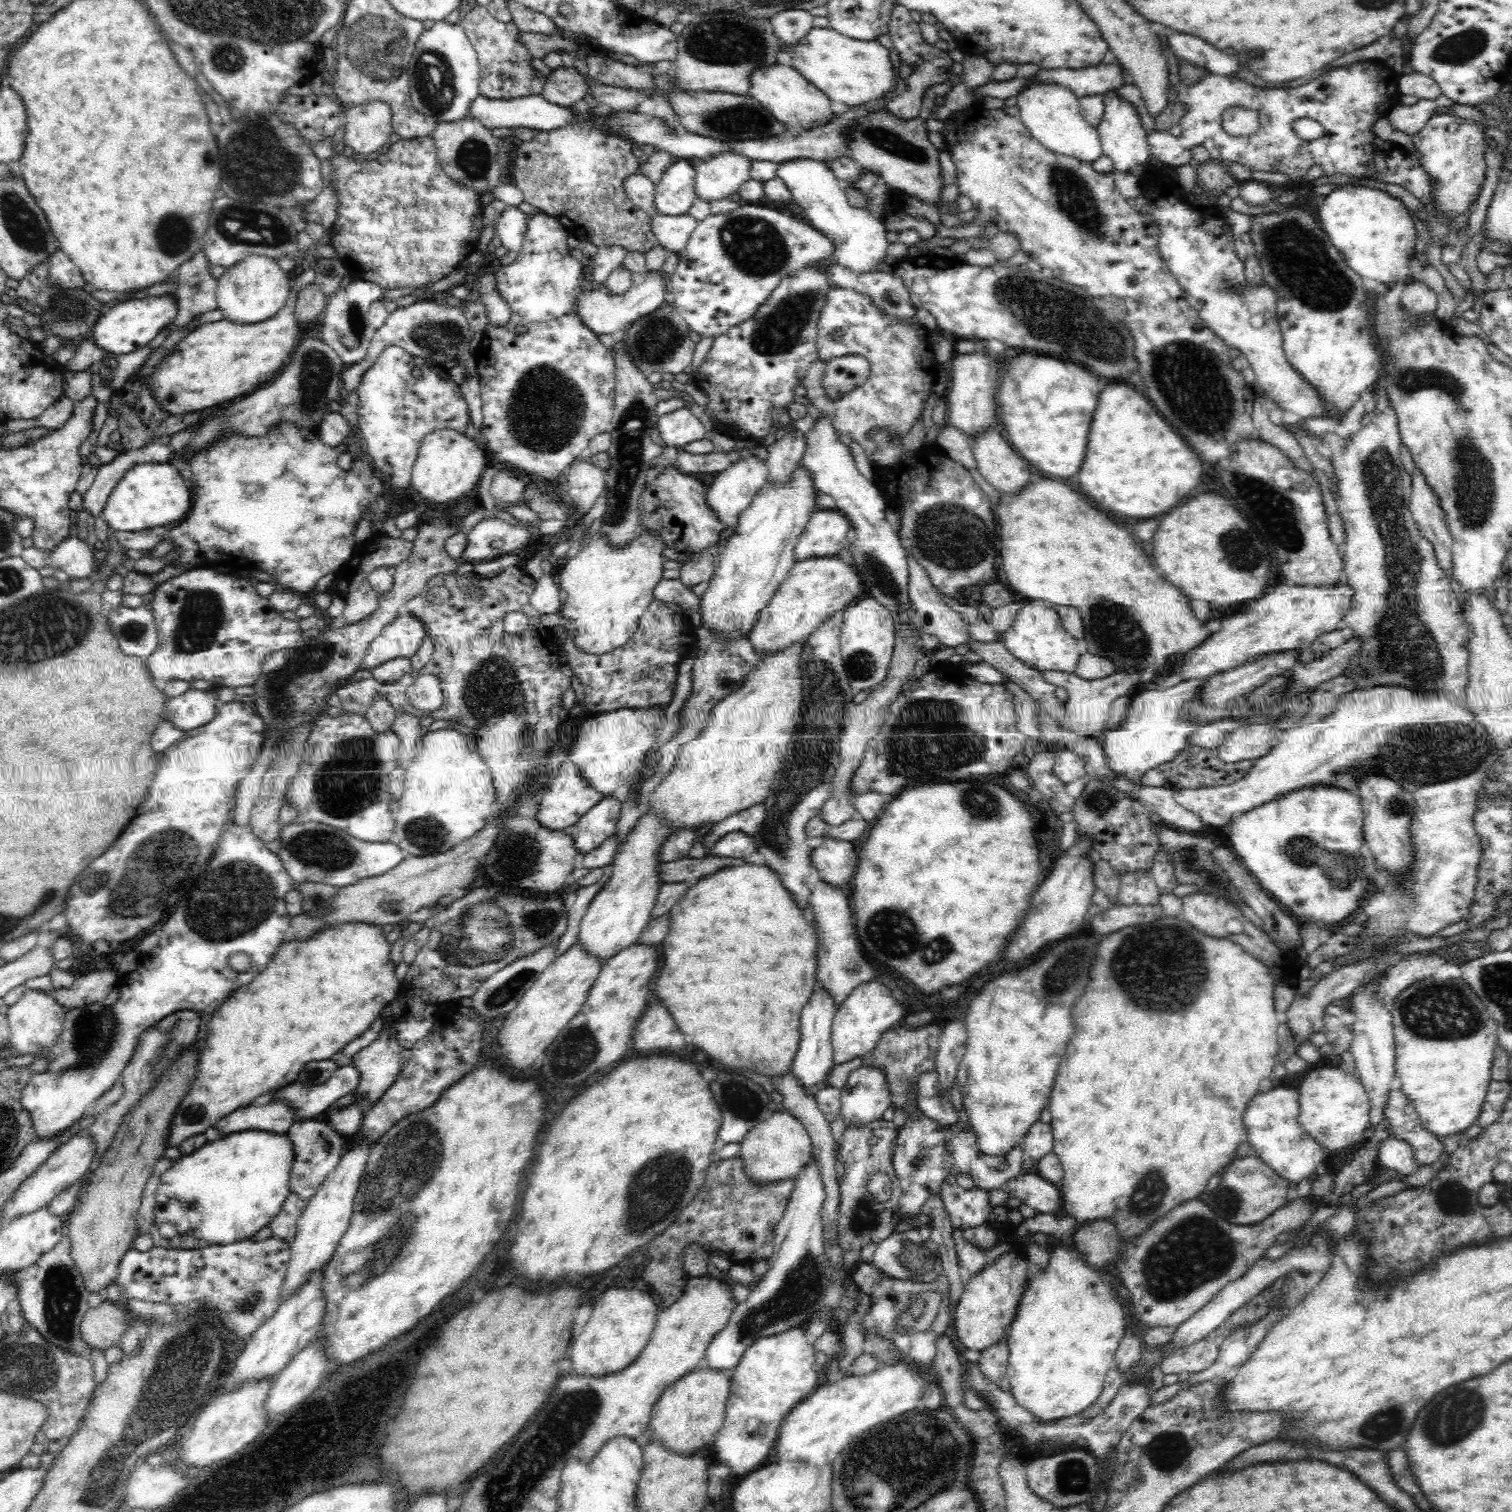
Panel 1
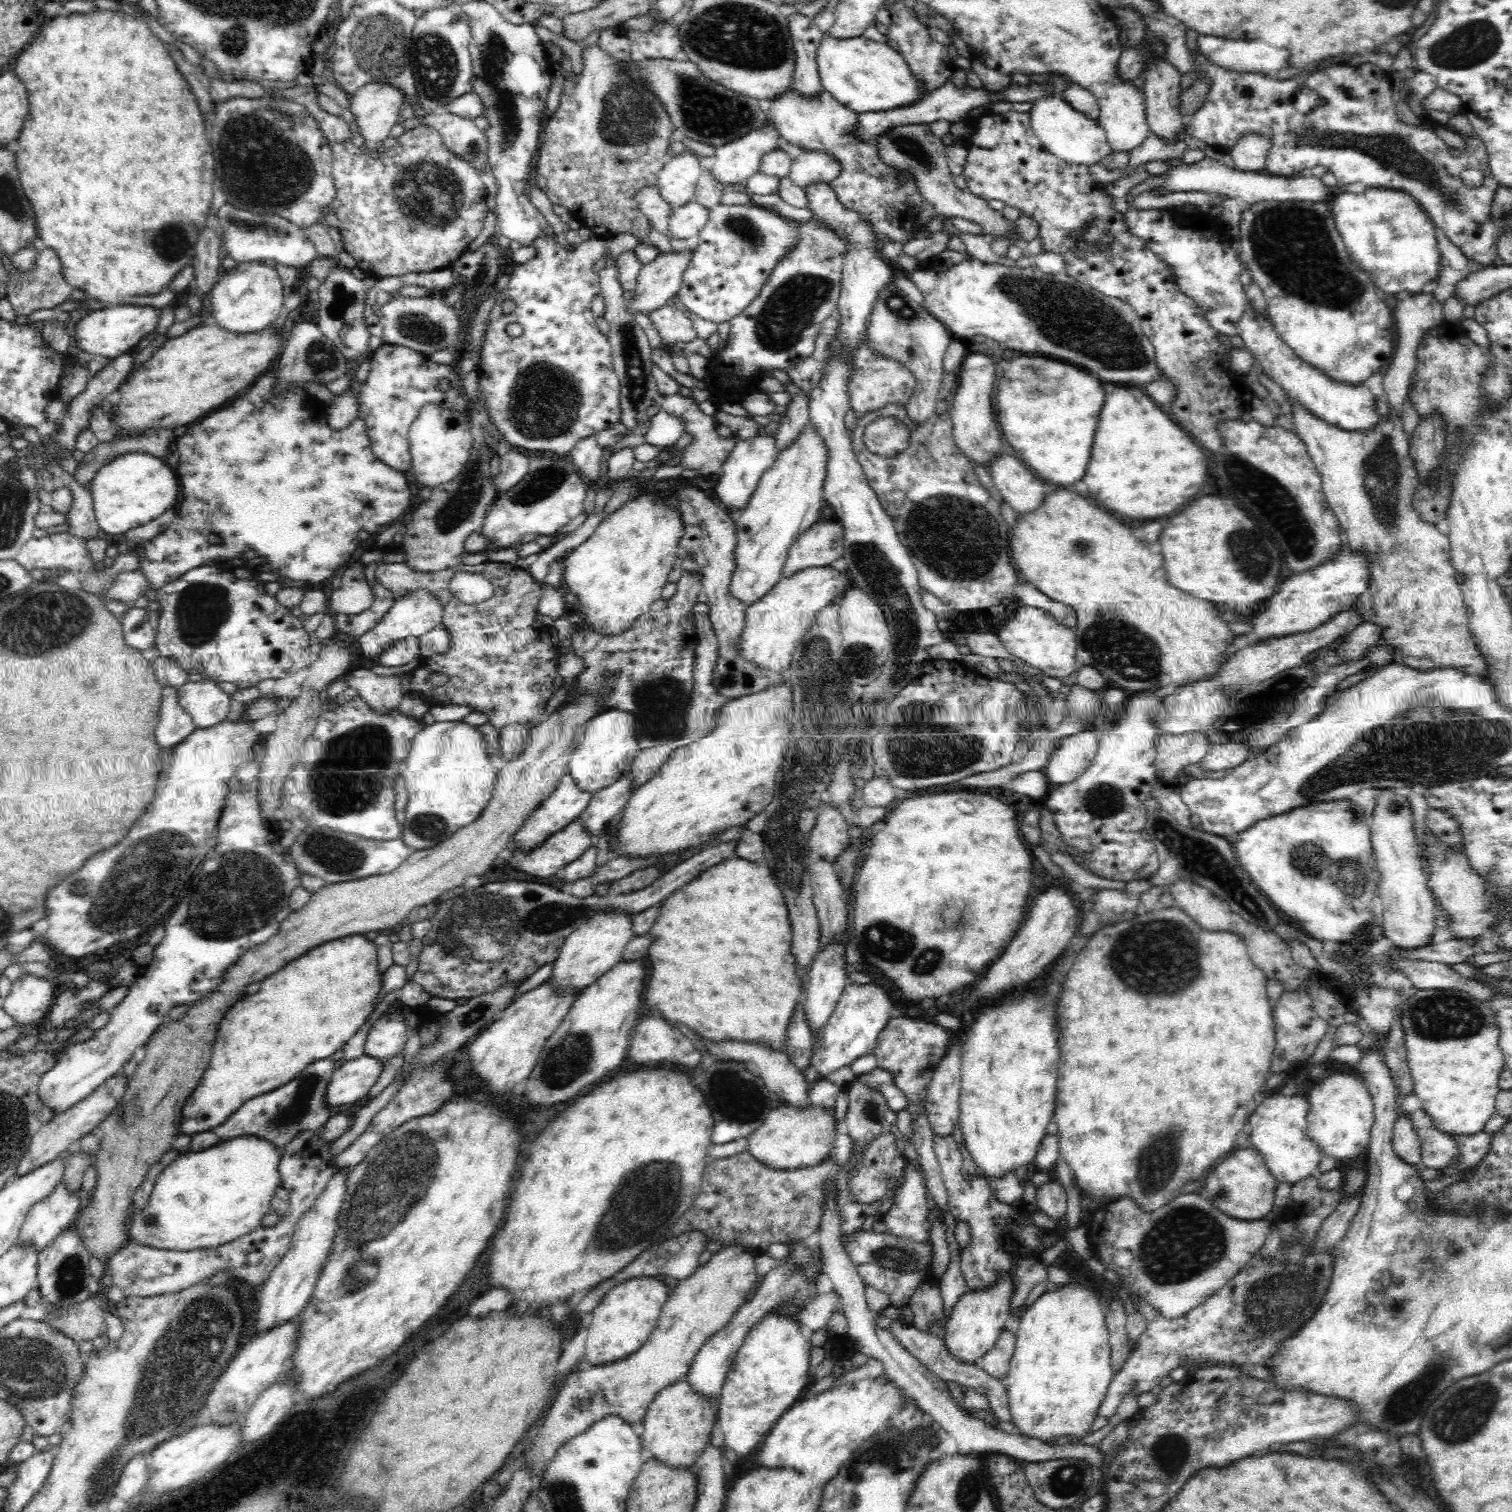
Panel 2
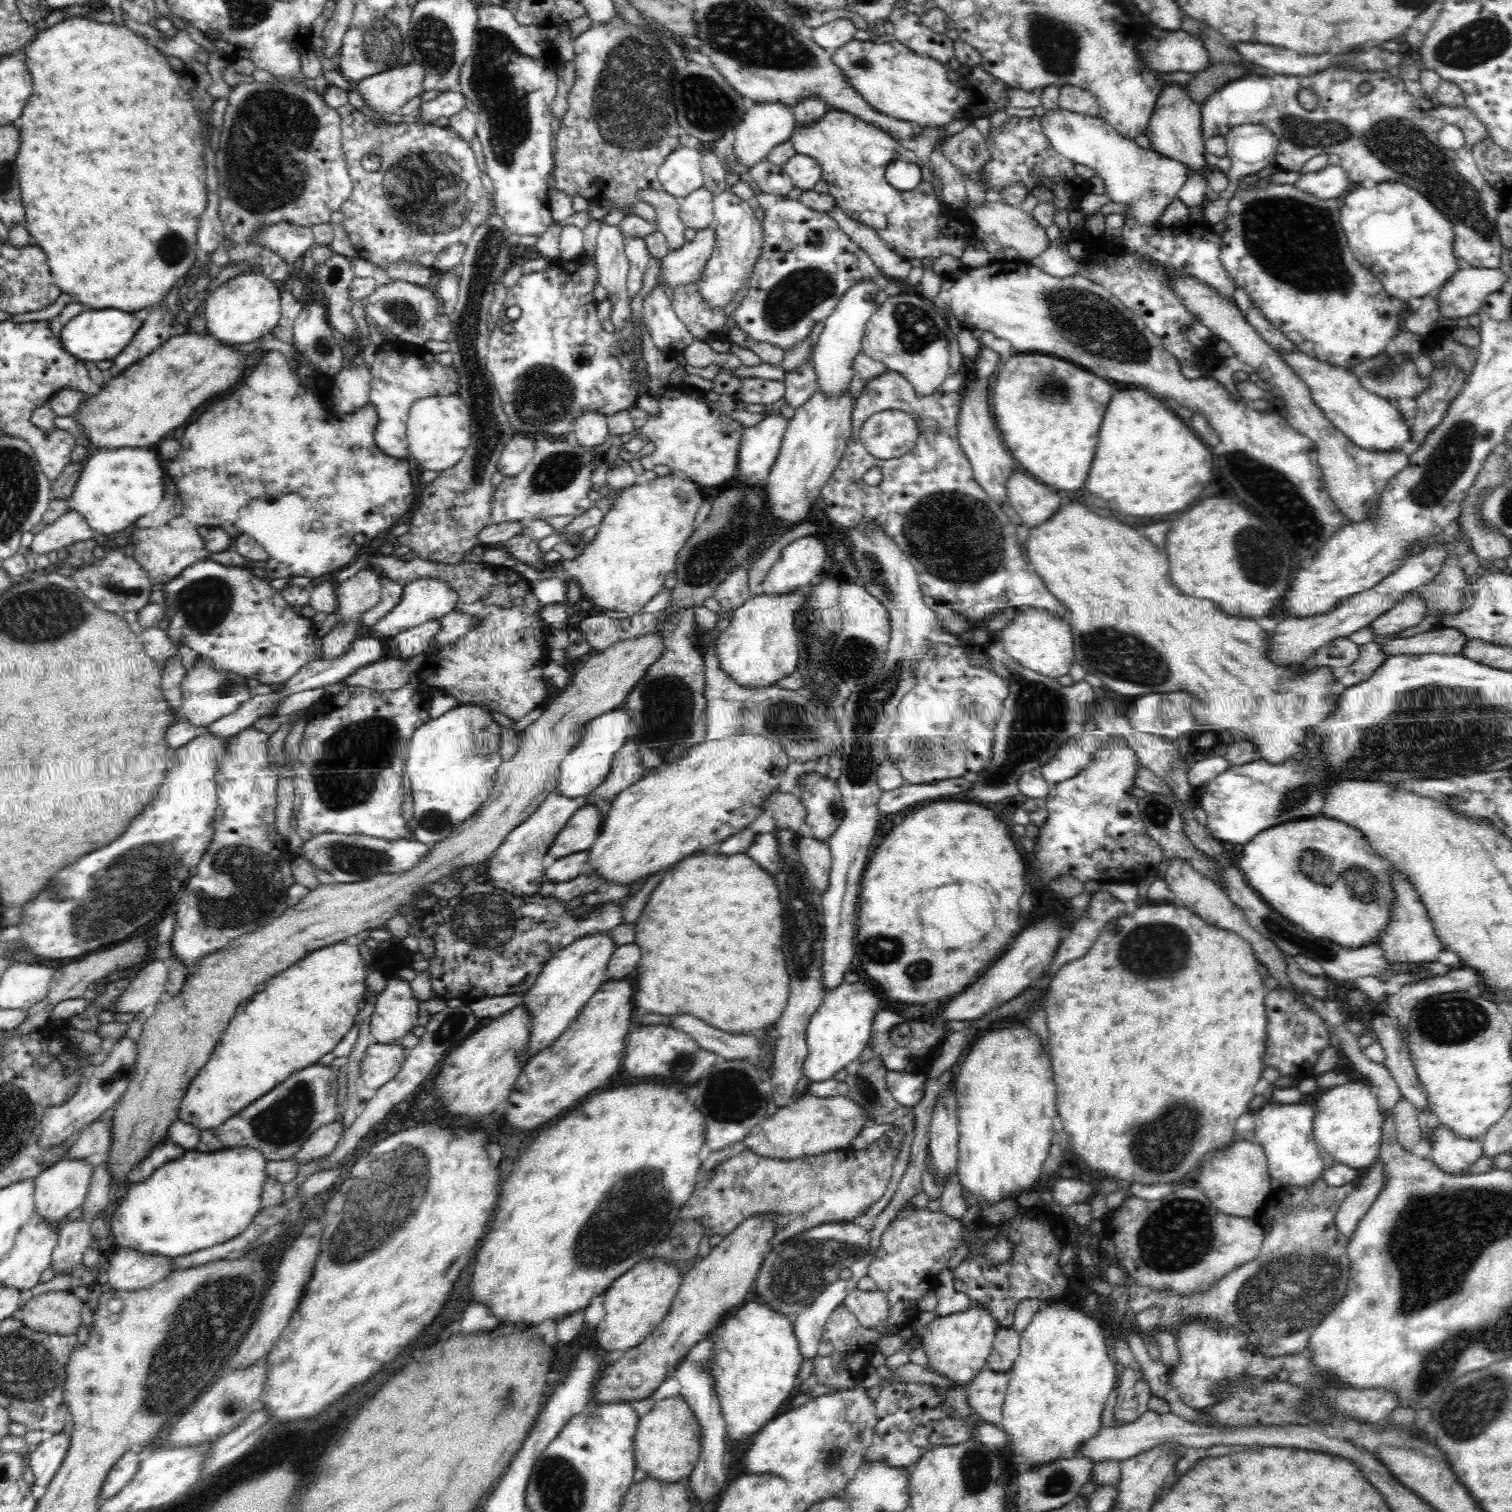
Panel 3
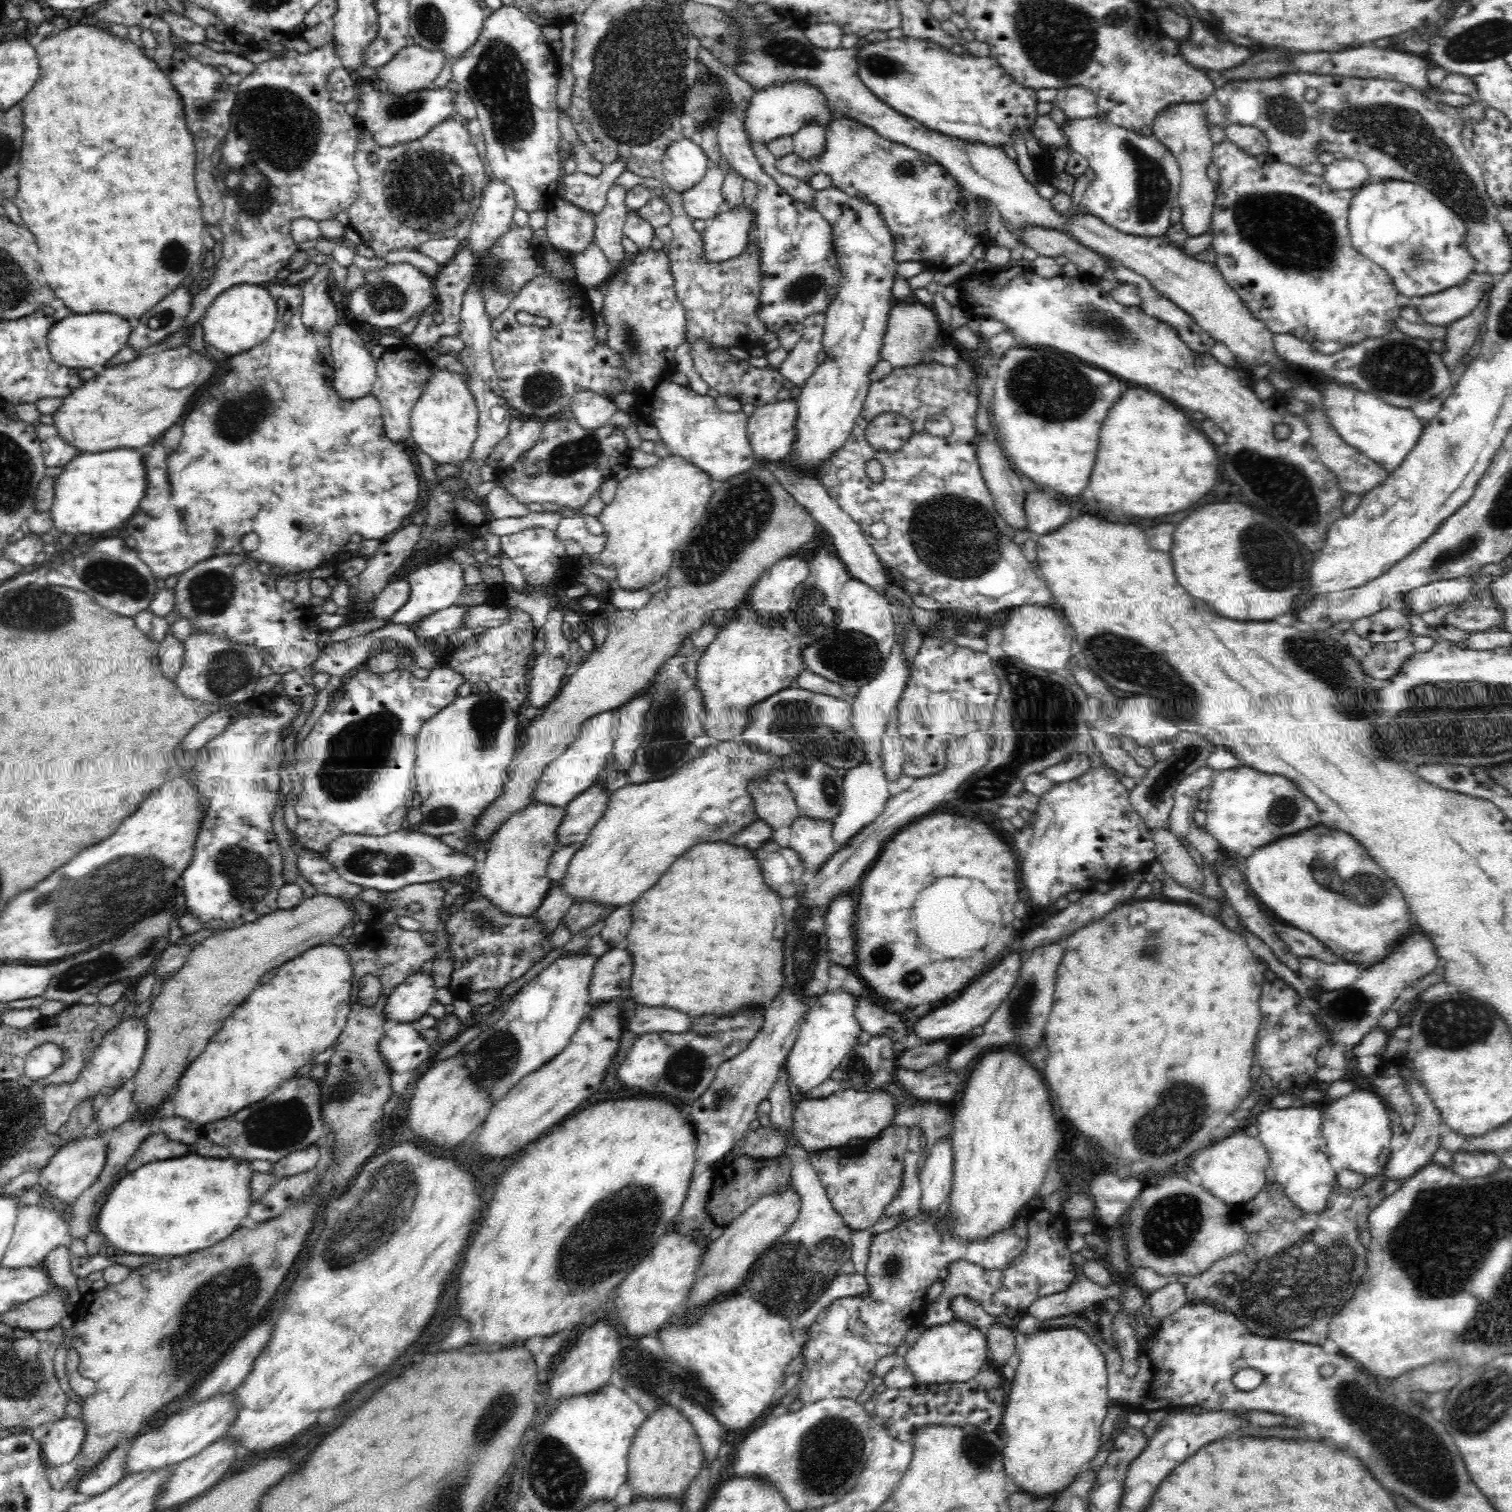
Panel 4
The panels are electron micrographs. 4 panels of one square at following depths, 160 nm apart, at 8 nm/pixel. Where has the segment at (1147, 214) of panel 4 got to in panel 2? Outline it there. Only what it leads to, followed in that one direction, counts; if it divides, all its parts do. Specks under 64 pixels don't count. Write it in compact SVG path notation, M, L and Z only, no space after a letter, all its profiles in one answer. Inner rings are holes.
M1052 95L1037 99L1032 102L1029 115L1033 133L1039 138L1040 144L1068 164L1090 166L1098 161L1112 161L1114 152L1108 144L1105 130L1097 121L1074 110L1061 96ZM1204 156L1196 164L1188 166L1177 166L1167 171L1167 181L1162 190L1168 192L1209 192L1211 195L1222 197L1240 198L1242 205L1248 206L1256 202L1320 202L1328 196L1328 188L1322 184L1322 179L1314 176L1309 171L1305 177L1283 177L1272 176L1265 172L1240 172L1235 168L1230 168L1215 159Z

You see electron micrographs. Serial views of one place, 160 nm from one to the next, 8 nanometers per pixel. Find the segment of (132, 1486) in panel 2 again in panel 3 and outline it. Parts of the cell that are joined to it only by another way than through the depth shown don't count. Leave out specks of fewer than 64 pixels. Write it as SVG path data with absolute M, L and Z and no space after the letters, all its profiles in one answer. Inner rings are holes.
M138 1449L124 1452L124 1456L108 1472L104 1485L100 1488L98 1498L108 1500L108 1498L116 1496L134 1478L139 1466Z

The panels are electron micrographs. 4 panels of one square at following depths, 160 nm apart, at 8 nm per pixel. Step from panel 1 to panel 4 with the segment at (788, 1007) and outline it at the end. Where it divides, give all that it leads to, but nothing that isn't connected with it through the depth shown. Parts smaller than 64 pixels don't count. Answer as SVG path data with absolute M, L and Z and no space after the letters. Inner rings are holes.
M728 841L704 842L696 844L690 850L680 856L669 868L666 874L658 879L658 882L644 891L634 902L632 902L631 928L624 940L624 947L632 954L632 976L630 982L629 999L633 1004L642 1006L664 1006L664 1008L676 1008L682 1010L692 1019L694 1016L734 1016L740 1010L750 1010L752 1006L761 1006L764 1010L773 1002L774 998L782 990L785 983L783 976L782 940L784 940L784 914L780 908L780 895L770 890L764 880L758 866L757 859L752 850L740 848Z

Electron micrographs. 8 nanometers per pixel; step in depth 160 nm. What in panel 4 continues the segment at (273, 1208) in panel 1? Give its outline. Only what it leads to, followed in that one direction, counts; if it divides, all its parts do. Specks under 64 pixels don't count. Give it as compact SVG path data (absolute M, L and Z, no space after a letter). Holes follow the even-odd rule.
M190 1152L180 1158L172 1158L168 1160L152 1161L140 1168L136 1168L133 1172L123 1173L121 1178L112 1186L111 1190L106 1194L104 1204L100 1207L97 1220L94 1224L94 1230L98 1235L108 1240L108 1244L114 1246L121 1252L135 1255L150 1255L157 1257L181 1257L209 1246L214 1246L216 1242L225 1240L236 1232L238 1228L241 1228L241 1222L243 1218L248 1217L249 1207L253 1202L250 1194L250 1178L252 1178L252 1172L250 1163L244 1159L235 1159L230 1156L219 1158L206 1158L200 1156L198 1153Z

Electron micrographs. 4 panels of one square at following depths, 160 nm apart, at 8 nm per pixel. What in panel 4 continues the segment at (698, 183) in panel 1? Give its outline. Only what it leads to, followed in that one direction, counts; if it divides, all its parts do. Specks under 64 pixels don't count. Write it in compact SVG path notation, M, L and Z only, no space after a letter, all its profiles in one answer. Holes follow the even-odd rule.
M800 80L800 82L770 84L756 91L748 102L743 125L751 144L761 142L767 145L776 138L793 135L810 121L818 121L822 127L826 128L835 116L834 112L828 108L823 92L807 80Z

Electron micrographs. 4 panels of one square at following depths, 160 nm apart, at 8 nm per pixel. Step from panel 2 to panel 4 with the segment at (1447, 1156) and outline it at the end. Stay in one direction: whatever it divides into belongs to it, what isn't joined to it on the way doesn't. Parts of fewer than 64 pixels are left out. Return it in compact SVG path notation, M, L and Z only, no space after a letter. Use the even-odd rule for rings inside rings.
M1458 1151L1451 1155L1451 1169L1462 1178L1475 1179L1502 1168L1501 1158L1496 1153Z

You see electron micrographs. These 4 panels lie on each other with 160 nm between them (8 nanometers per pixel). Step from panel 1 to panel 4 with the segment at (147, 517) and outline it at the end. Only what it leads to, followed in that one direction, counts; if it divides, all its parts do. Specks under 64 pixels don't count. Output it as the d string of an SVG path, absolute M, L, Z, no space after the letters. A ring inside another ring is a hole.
M116 449L100 451L95 453L78 453L65 467L63 471L54 478L54 502L50 508L50 514L54 526L60 532L68 534L92 534L118 528L120 524L127 523L134 517L134 512L138 512L140 498L144 496L146 490L146 470L142 462L143 450Z

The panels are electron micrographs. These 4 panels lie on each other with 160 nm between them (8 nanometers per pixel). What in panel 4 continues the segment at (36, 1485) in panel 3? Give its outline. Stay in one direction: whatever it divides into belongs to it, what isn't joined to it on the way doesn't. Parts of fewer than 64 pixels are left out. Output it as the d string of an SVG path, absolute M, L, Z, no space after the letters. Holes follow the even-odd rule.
M72 1417L62 1418L52 1424L48 1428L45 1436L45 1442L41 1444L41 1457L48 1469L55 1470L58 1466L64 1466L74 1460L74 1456L79 1453L82 1442L84 1440L85 1424L80 1418Z

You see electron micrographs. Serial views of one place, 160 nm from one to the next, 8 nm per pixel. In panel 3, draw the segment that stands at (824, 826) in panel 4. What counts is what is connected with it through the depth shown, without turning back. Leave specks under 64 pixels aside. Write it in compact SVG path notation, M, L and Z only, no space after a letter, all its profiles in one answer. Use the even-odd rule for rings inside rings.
M798 836L796 840L797 853L800 854L800 861L804 866L806 874L812 884L819 892L826 892L829 885L831 872L832 854L829 843L820 842L815 838Z

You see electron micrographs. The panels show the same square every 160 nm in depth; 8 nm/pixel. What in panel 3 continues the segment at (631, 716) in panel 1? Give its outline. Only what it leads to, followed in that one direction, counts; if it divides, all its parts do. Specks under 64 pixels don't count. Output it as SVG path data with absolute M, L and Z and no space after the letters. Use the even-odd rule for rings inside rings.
M621 709L611 710L601 714L586 723L585 730L580 736L579 744L568 754L560 766L560 776L556 792L565 798L584 799L598 786L604 783L612 767L616 752L630 740L633 729L630 726L630 715Z

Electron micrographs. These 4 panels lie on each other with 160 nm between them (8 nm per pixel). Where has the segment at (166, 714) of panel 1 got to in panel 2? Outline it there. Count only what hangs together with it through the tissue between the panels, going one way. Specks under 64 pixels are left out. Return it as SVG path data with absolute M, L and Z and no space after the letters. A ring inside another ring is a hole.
M204 677L203 681L186 681L184 686L177 689L177 697L180 706L192 718L196 729L212 728L227 720L232 695L222 691L216 681L210 680L208 677Z

